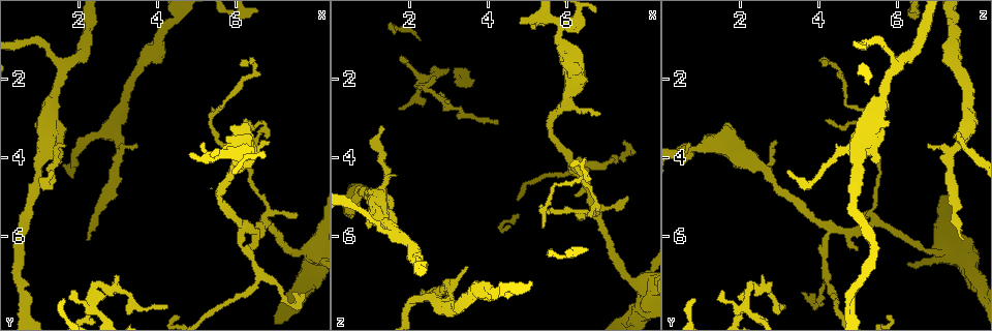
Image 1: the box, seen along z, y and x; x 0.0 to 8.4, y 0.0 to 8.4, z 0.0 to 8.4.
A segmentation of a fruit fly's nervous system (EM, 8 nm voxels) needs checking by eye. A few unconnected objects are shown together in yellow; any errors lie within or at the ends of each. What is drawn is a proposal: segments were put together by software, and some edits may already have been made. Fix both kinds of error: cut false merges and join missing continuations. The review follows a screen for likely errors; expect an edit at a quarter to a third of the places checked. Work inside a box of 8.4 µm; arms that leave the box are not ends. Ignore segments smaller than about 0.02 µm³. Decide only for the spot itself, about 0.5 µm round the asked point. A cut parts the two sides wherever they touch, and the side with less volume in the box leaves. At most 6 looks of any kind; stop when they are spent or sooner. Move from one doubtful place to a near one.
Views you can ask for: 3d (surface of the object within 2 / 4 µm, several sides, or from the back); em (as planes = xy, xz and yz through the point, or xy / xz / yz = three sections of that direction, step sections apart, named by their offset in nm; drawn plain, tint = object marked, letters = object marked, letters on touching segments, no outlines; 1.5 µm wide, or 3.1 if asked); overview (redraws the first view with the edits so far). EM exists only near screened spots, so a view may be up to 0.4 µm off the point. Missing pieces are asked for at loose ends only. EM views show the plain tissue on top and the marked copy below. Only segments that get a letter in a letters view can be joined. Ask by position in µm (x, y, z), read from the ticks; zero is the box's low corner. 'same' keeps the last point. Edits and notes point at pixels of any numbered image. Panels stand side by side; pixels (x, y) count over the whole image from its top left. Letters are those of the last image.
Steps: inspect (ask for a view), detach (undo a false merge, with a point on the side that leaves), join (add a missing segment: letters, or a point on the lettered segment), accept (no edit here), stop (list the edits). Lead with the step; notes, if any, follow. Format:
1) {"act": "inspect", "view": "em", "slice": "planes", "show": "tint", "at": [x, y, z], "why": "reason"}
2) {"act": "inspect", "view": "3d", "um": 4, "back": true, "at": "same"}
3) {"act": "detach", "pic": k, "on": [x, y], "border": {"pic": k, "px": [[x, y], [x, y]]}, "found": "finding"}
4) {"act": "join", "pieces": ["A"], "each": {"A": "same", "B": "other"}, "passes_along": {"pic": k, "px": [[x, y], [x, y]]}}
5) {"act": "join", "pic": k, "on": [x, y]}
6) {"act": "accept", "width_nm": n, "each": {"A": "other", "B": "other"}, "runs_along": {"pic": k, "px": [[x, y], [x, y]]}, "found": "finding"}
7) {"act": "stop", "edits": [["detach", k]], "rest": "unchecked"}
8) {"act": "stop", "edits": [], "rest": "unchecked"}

{"act": "inspect", "view": "em", "slice": "yz", "step": 4, "show": "letters", "at": [1.90, 7.40, 1.60], "why": "free end"}

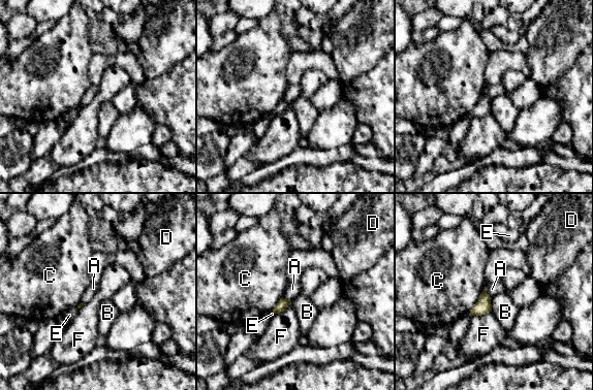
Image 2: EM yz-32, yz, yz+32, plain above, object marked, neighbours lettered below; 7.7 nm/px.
{"act": "accept", "longest_contact_nm": ["C", 240], "each": {"A": "other", "B": "other", "C": "other", "D": "other", "E": "other", "F": "other"}, "border": {"pic": 2, "px": [[485, 287], [486, 293], [491, 298]]}, "found": "none of them fits"}

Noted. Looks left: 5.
{"act": "inspect", "view": "3d", "um": 2, "at": [1.50, 4.15, 5.50], "why": "thick end"}

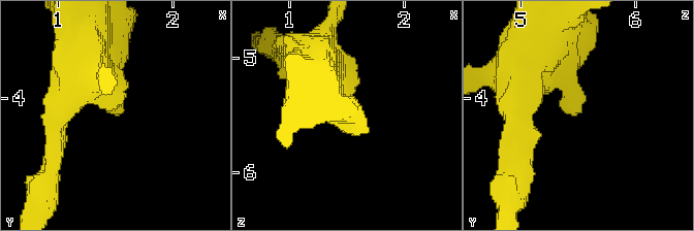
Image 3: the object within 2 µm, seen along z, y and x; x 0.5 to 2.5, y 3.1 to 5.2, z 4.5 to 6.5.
{"act": "inspect", "view": "em", "slice": "planes", "show": "letters", "at": [1.52, 4.14, 5.50], "why": "shape alone is not enough"}

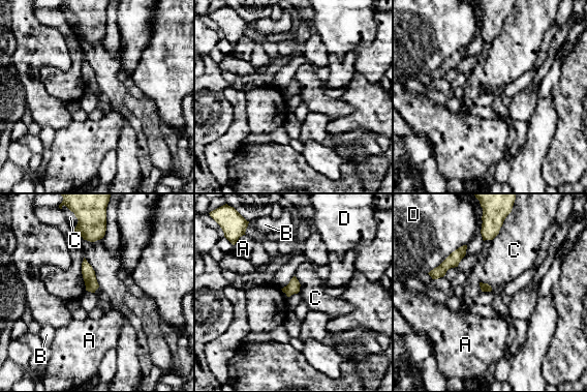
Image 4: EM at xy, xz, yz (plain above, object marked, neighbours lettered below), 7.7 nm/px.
{"act": "accept", "each": {"A": "other", "B": "other", "C": "other", "D": "other"}, "border": {"pic": 4, "px": [[84, 257], [94, 271], [99, 287]]}, "found": "no lettered segment goes on from it"}

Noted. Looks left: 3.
{"act": "inspect", "view": "3d", "um": 4, "at": [6.25, 3.05, 4.20], "why": "an open end"}

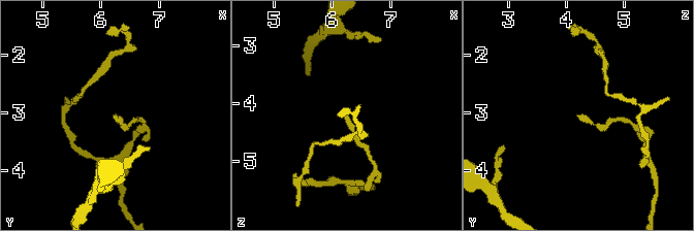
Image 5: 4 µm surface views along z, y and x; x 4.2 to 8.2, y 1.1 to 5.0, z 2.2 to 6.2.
{"act": "inspect", "view": "em", "slice": "planes", "show": "letters", "at": [6.20, 3.05, 4.25]}

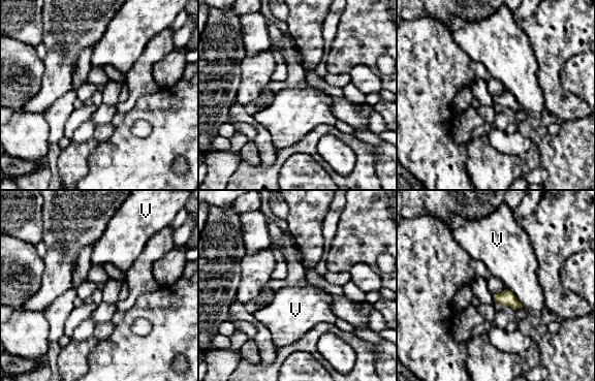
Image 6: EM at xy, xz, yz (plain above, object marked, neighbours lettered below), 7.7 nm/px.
{"act": "accept", "width_nm": 120, "each": {"V": "other"}, "border": {"pic": 6, "px": [[506, 288], [523, 307]]}, "found": "no lettered segment goes on from it"}

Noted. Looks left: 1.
{"act": "stop", "edits": [], "rest": "unchecked"}

